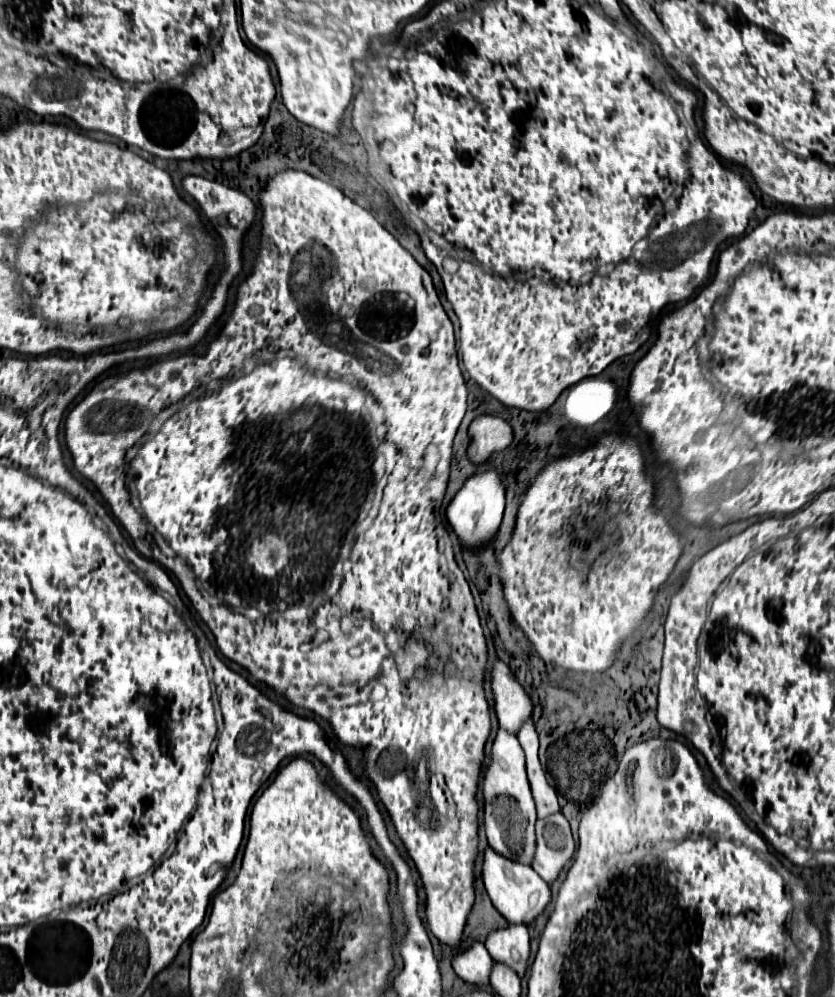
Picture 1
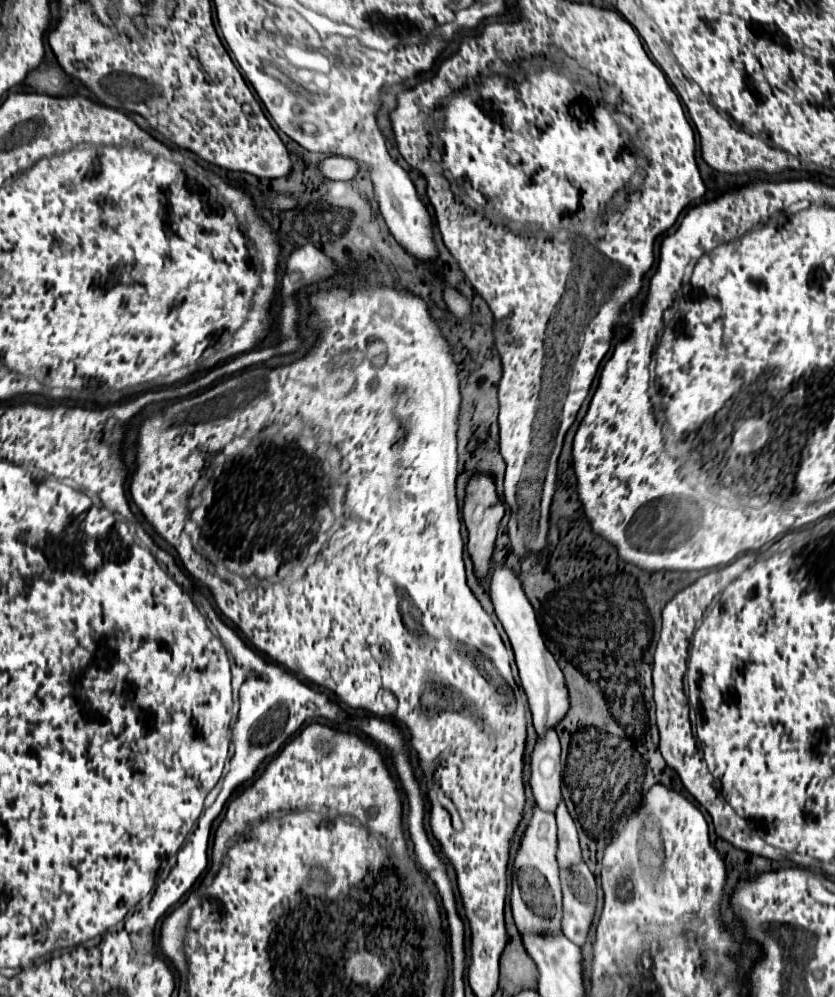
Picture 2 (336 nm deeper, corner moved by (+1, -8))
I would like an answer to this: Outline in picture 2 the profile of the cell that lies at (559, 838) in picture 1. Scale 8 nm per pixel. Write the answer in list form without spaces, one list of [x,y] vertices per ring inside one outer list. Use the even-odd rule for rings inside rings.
[[[586,864],[560,870],[564,892],[564,934],[576,946],[584,946],[596,914],[596,880]]]

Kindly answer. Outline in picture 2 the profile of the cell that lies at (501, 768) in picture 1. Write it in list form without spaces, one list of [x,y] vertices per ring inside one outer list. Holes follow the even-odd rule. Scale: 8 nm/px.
[[[536,806],[514,860],[514,880],[510,894],[512,914],[522,936],[554,936],[562,932],[562,888],[556,850],[556,820]]]

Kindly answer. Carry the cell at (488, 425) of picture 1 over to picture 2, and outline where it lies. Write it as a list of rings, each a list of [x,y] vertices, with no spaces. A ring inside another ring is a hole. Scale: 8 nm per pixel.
[[[490,474],[472,476],[468,490],[466,490],[466,502],[464,502],[462,518],[464,518],[464,524],[468,528],[468,554],[472,558],[474,576],[478,582],[482,582],[488,576],[488,570],[492,566],[492,550],[494,550],[498,524],[500,524],[502,516],[504,516],[504,504],[500,502],[500,498],[496,494],[494,478]]]

